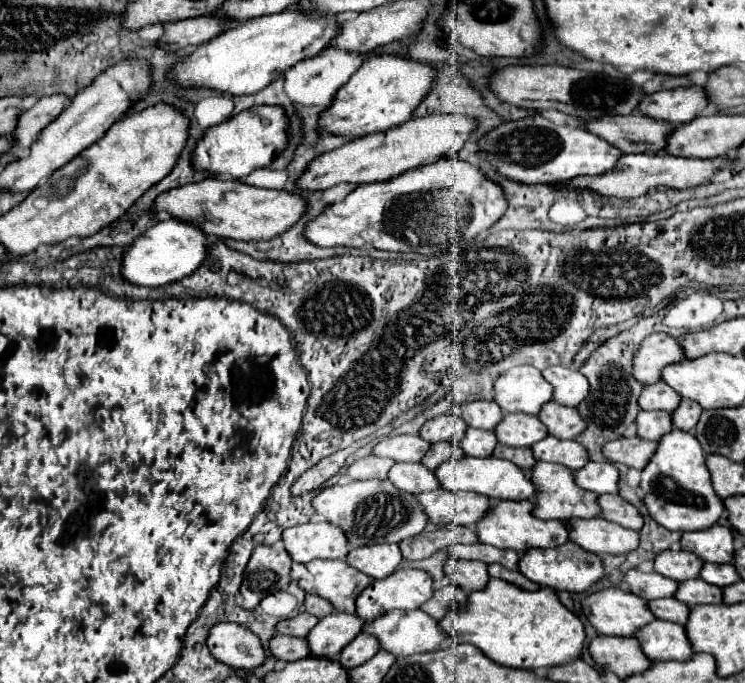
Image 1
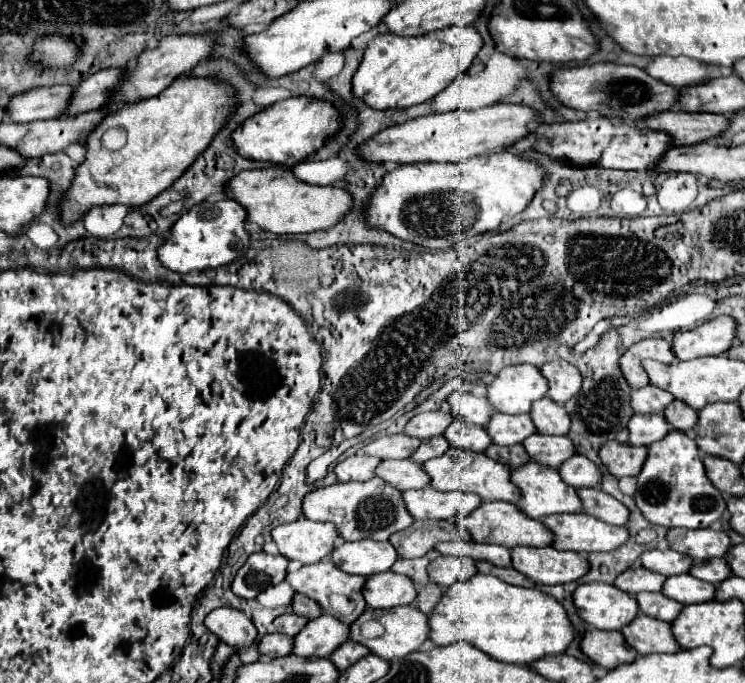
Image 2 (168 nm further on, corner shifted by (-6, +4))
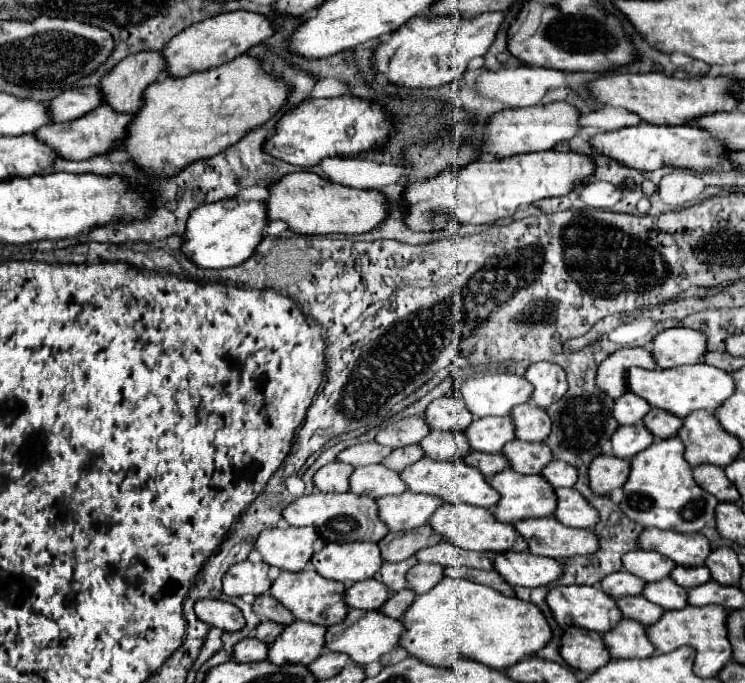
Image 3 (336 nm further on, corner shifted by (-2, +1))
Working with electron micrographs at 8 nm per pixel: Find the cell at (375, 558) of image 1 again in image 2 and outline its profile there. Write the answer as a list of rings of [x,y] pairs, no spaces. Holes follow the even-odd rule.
[[[363,539],[353,543],[337,545],[331,559],[347,573],[371,577],[375,573],[389,571],[397,561],[397,551],[389,541]]]

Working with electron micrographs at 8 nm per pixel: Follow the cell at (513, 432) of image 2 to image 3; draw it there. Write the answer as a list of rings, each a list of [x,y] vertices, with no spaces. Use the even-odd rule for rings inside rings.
[[[493,416],[475,418],[471,422],[471,426],[465,428],[463,434],[473,450],[487,452],[487,454],[499,452],[509,440],[515,438],[509,416],[505,416],[505,418],[493,418]]]

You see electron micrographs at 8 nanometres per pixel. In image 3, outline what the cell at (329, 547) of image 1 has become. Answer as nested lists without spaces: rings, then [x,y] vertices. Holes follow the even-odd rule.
[[[311,526],[305,528],[271,528],[263,530],[253,548],[263,556],[263,562],[287,572],[301,572],[307,568],[313,544],[319,540]]]

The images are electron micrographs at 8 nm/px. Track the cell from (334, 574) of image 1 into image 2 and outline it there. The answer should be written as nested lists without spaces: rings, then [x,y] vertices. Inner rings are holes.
[[[331,559],[317,561],[317,563],[311,563],[311,565],[303,565],[299,571],[289,573],[289,575],[287,575],[287,581],[291,583],[291,587],[293,587],[297,593],[303,594],[317,603],[321,603],[321,607],[323,607],[327,613],[335,615],[337,619],[341,619],[341,621],[345,621],[345,623],[353,623],[353,621],[363,613],[363,609],[365,609],[365,599],[363,599],[361,589],[363,589],[363,585],[365,585],[367,579],[365,579],[365,577],[359,577],[359,575],[349,575],[349,573],[341,571]],[[331,595],[343,595],[343,597],[347,597],[347,599],[353,603],[351,613],[345,615],[345,613],[341,613],[339,609],[331,607],[331,601],[329,601]]]

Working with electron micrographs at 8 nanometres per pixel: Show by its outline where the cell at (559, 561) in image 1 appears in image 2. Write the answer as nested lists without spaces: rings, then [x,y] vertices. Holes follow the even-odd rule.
[[[515,547],[511,551],[511,561],[513,567],[527,575],[531,581],[541,583],[541,585],[563,585],[563,583],[573,583],[587,575],[589,571],[589,559],[587,555],[575,553],[575,551],[559,551],[555,547]]]

